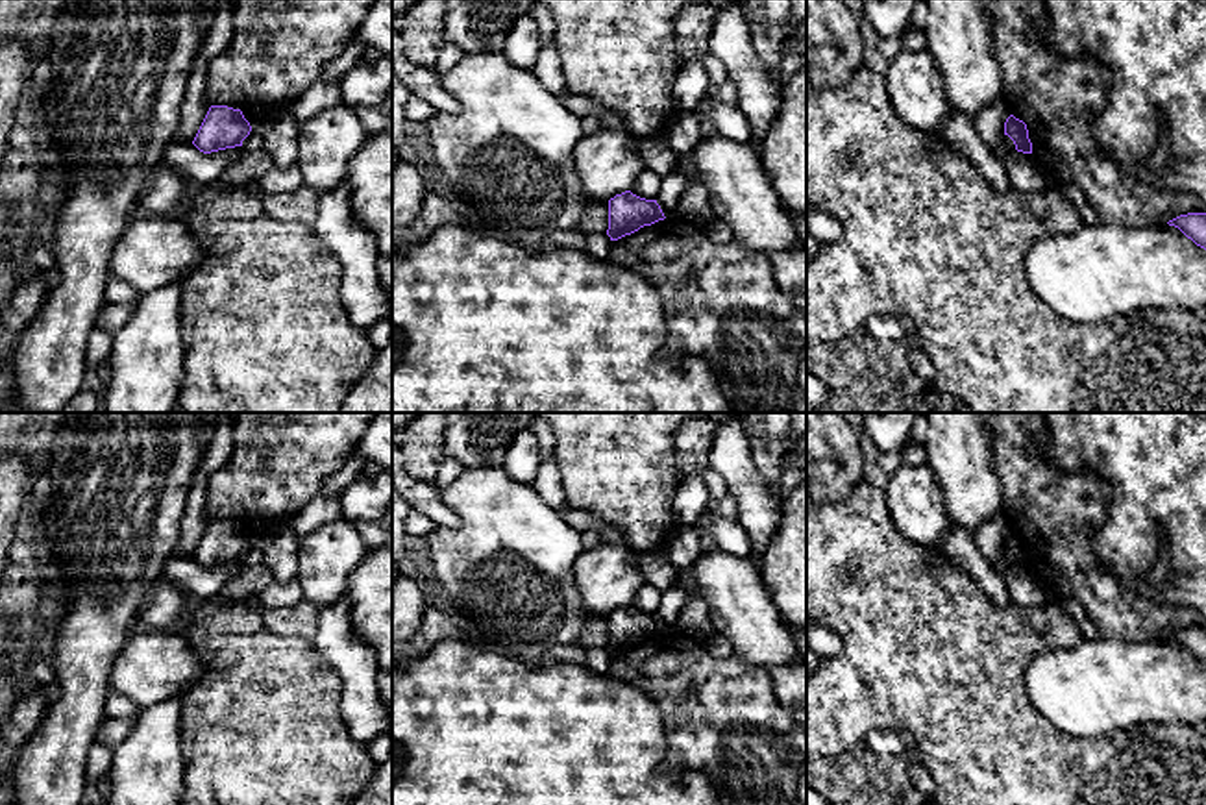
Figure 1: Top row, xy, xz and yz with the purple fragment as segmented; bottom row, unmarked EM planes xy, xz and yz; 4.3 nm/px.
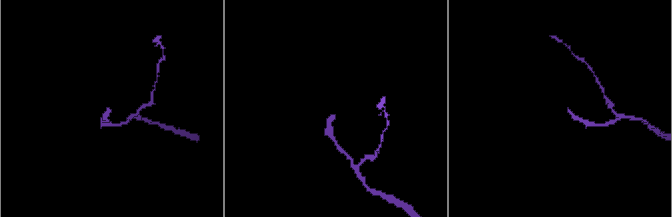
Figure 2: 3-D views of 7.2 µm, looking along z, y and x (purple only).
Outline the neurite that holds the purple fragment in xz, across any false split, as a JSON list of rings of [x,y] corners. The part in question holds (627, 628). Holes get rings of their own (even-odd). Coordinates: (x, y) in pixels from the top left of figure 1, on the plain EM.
[[[625,605],[609,614],[607,650],[610,655],[618,655],[664,633],[666,631],[657,614],[646,614]]]

